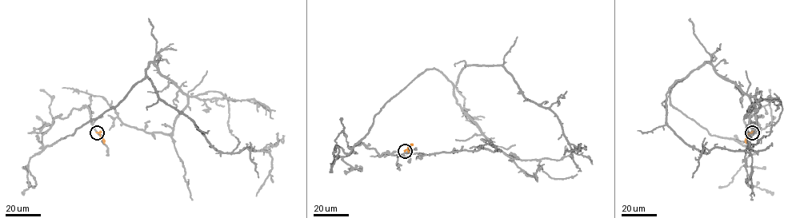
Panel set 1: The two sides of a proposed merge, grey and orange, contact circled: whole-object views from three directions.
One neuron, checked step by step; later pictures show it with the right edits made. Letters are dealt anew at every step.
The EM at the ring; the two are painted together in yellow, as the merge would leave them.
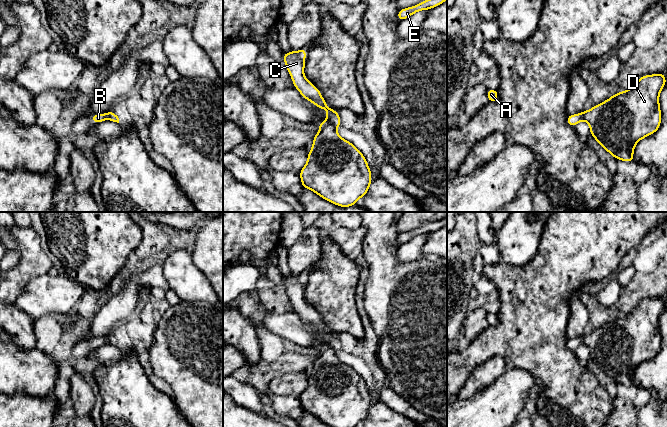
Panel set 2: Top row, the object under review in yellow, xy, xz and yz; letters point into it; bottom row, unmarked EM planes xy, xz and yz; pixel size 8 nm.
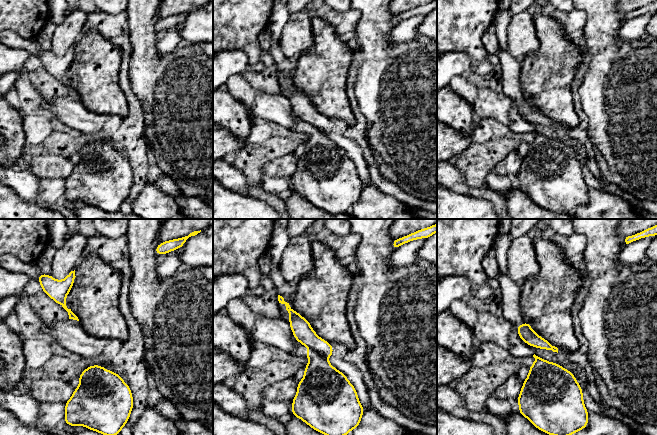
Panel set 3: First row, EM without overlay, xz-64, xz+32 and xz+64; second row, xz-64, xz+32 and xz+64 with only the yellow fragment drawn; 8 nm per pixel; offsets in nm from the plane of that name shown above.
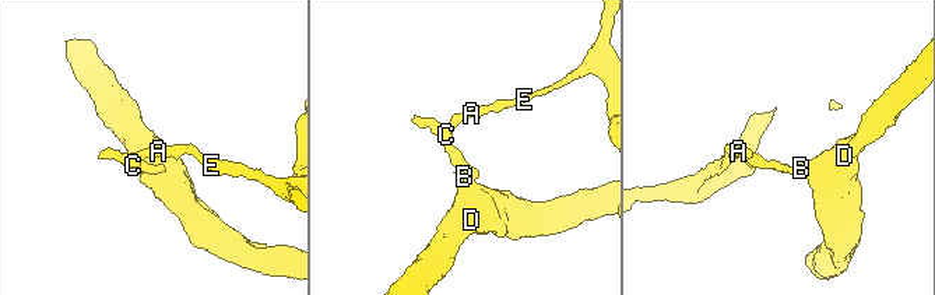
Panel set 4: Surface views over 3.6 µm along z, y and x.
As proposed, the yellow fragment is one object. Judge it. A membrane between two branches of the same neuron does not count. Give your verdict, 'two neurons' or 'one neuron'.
two neurons

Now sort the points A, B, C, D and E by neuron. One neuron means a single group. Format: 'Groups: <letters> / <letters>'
Groups: A C E / B D

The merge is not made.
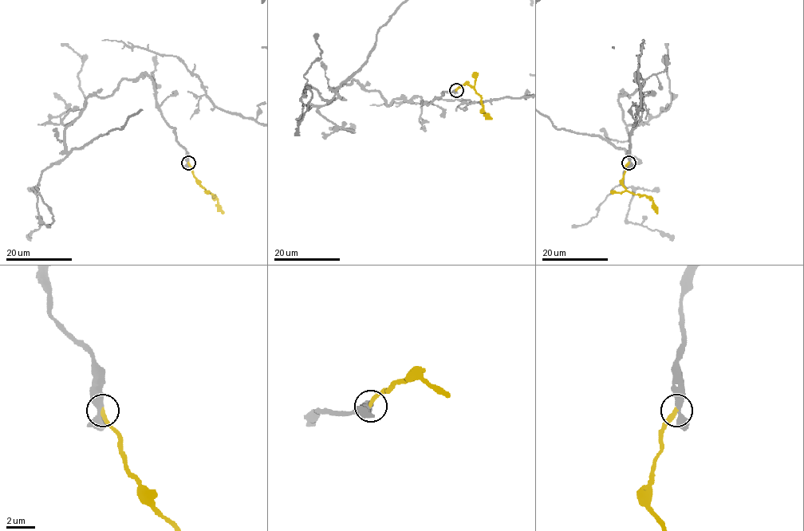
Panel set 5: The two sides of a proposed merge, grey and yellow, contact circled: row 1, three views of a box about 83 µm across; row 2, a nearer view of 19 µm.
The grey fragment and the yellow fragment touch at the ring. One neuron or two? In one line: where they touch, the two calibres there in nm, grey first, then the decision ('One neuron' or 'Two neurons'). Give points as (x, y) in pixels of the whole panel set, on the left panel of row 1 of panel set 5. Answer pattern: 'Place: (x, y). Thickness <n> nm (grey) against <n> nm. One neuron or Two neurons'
Place: (188, 163). Thickness 360 nm (grey) against 300 nm. One neuron

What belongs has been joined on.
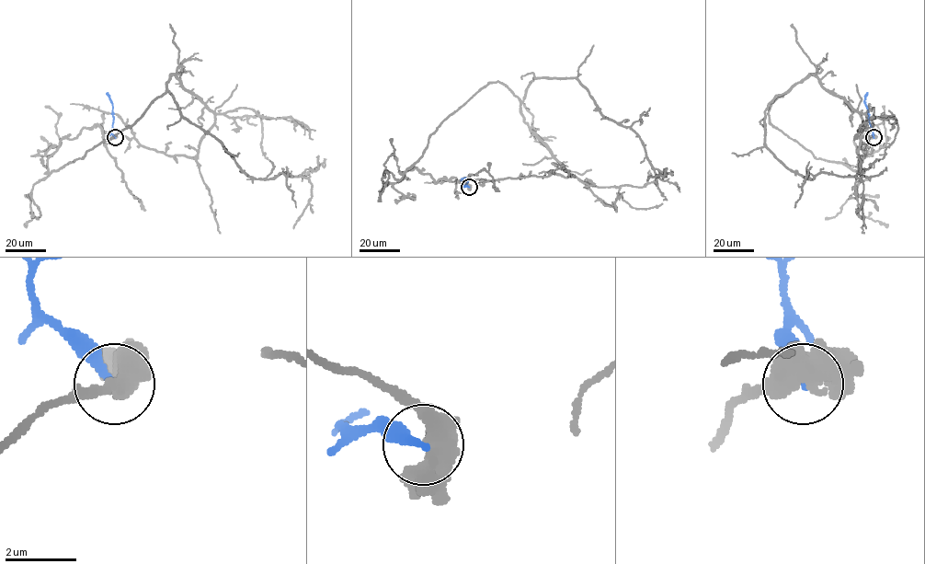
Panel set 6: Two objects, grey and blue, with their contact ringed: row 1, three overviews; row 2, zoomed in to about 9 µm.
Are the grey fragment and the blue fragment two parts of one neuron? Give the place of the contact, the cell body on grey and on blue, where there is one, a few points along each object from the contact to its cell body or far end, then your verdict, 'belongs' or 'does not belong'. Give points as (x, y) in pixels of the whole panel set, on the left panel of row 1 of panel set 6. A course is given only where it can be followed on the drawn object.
at (115, 137); no cell body on grey; no cell body on blue; grey runs (115, 137), (96, 124), (63, 138), (48, 171), (130, 127), (173, 74), (214, 114), (188, 157), (71, 104); blue runs (115, 137), (110, 132), (112, 103), (108, 92); does not belong

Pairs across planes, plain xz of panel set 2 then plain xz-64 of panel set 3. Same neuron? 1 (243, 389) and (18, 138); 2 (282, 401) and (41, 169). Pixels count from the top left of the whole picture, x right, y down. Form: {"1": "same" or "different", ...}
{"1": "different", "2": "different"}

